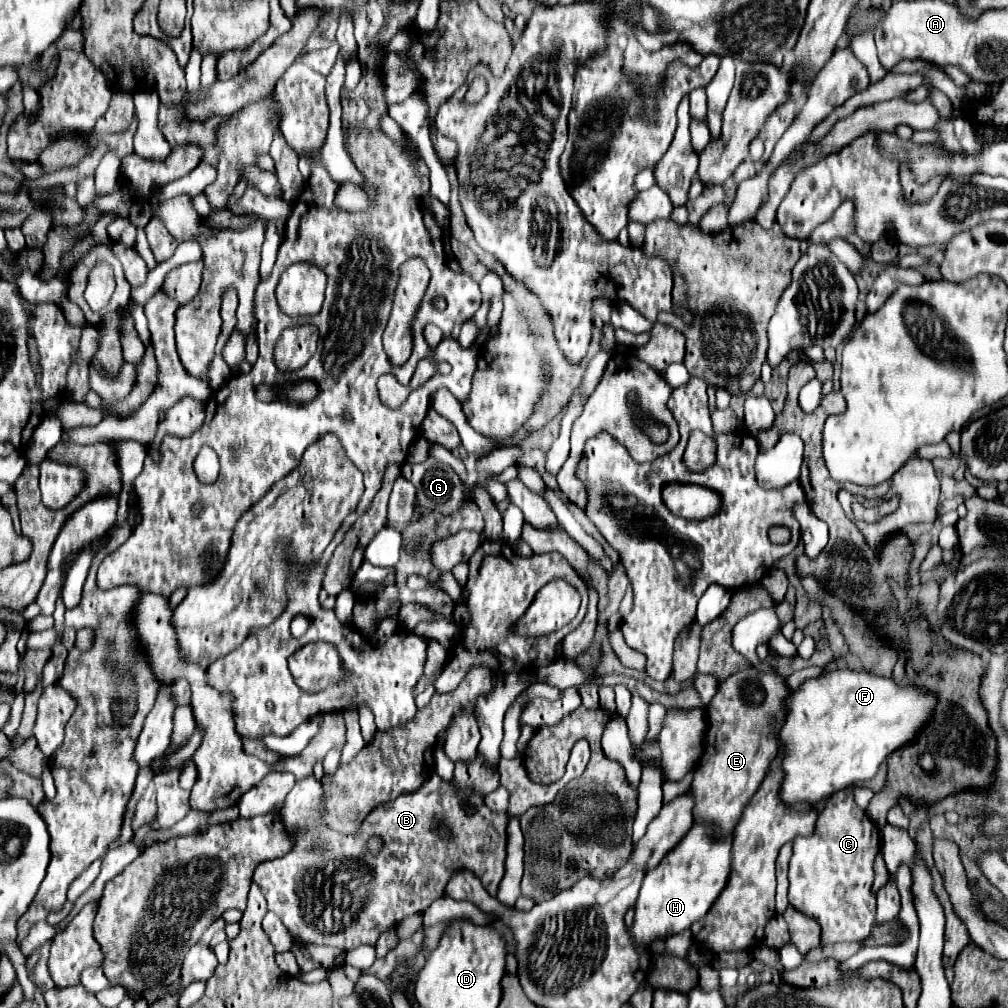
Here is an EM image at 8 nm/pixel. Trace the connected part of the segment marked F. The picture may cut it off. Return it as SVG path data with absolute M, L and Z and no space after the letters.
M837 668L823 676L805 680L799 690L791 690L785 700L785 720L779 728L779 756L783 768L783 782L779 798L785 804L807 802L819 806L827 796L861 780L875 776L879 764L903 744L915 740L923 724L931 720L935 696L923 688L899 686L893 678L873 676L865 670Z

